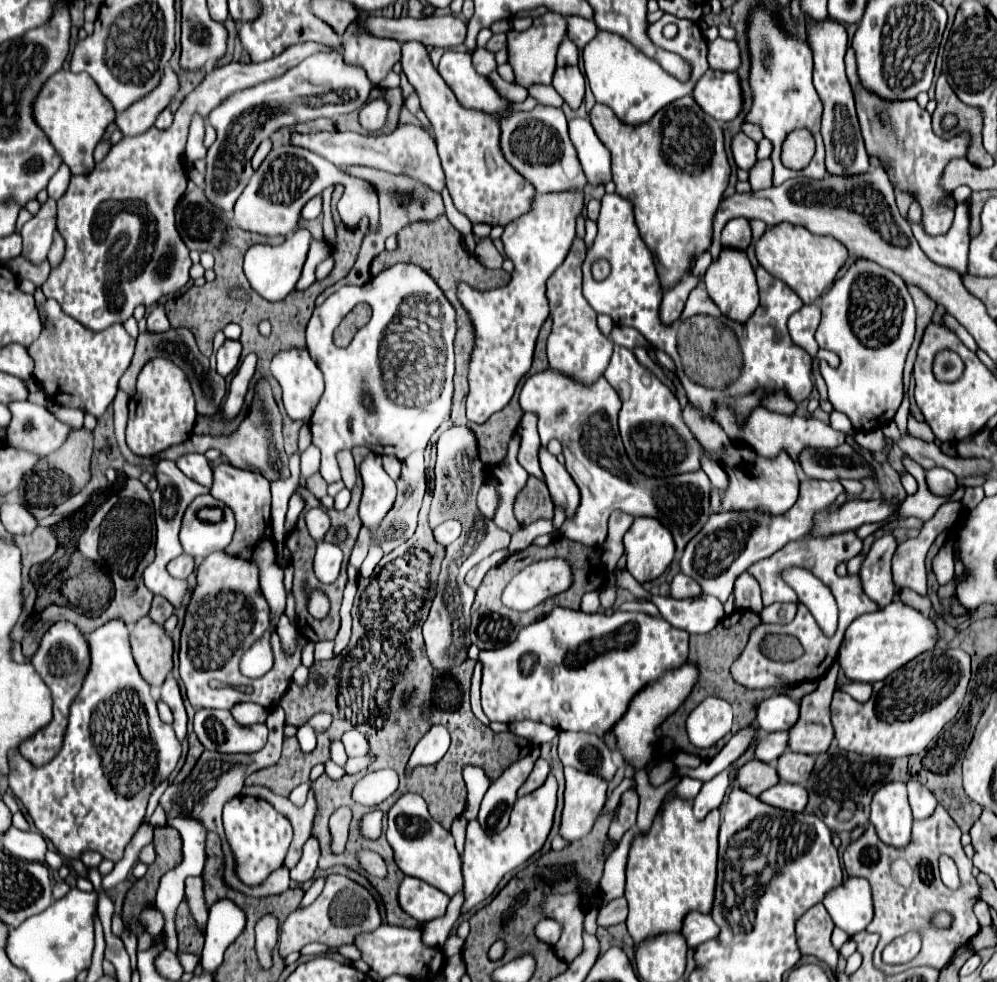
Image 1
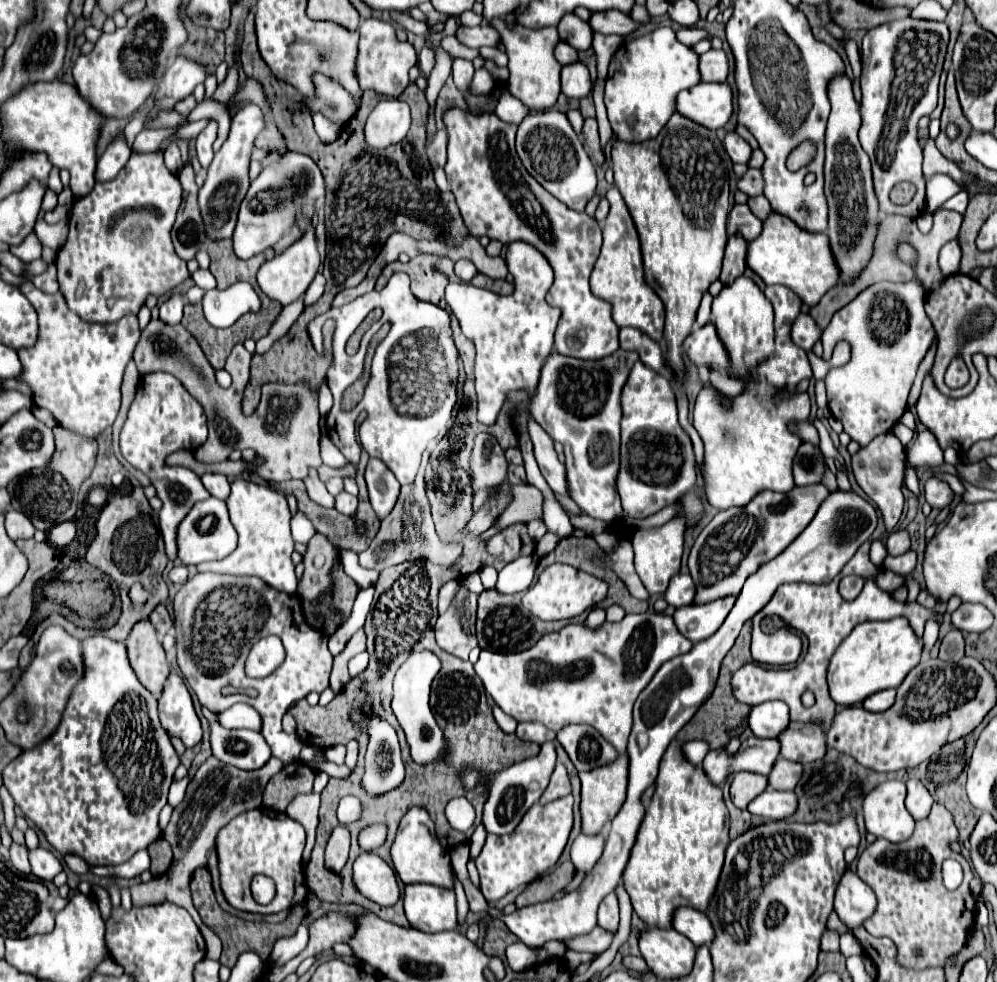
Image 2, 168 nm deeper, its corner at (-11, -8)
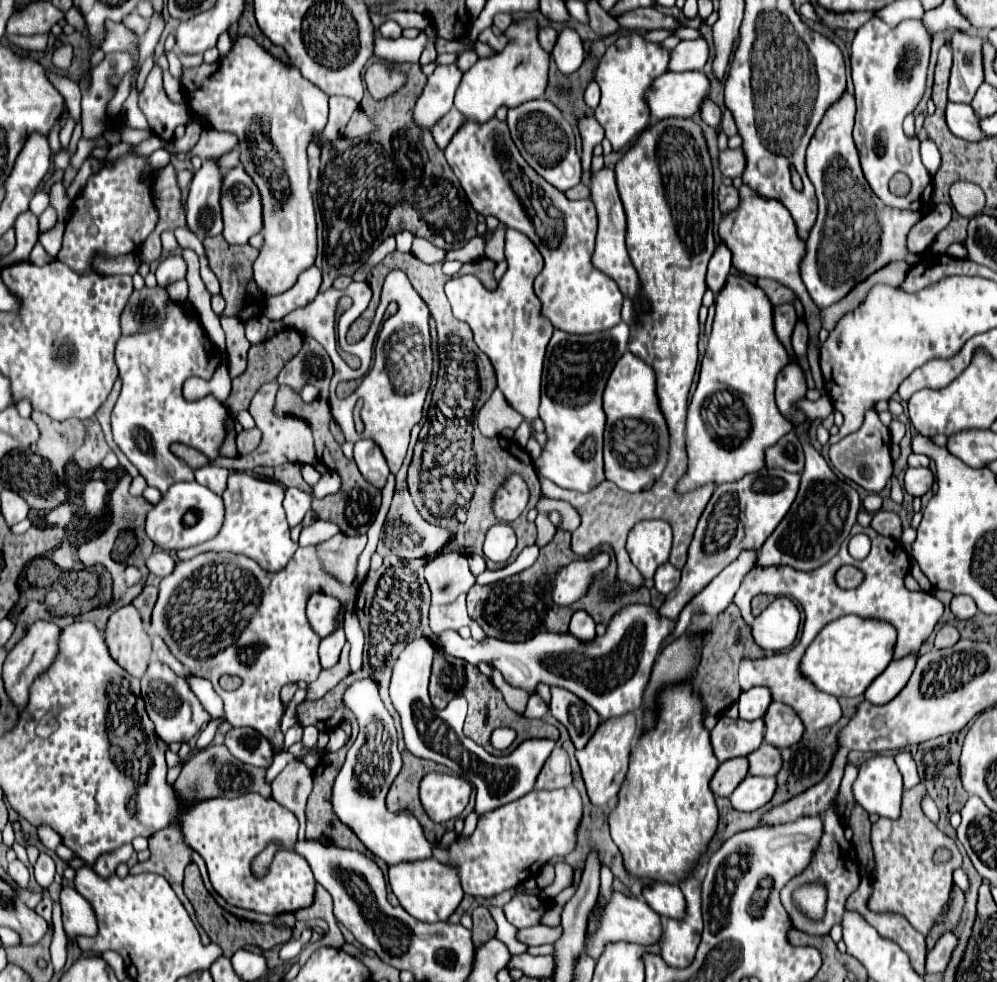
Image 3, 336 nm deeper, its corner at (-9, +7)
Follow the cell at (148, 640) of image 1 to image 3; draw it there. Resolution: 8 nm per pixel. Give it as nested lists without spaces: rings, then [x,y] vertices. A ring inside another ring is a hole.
[[[133,605],[117,609],[103,631],[109,655],[129,675],[143,677],[151,657],[151,639],[143,629],[139,611]]]

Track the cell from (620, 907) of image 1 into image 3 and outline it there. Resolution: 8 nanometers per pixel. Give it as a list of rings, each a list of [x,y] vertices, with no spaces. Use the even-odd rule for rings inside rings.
[[[535,925],[535,927],[527,927],[527,929],[519,929],[517,931],[517,941],[525,943],[525,945],[543,945],[543,943],[553,943],[555,937],[559,937],[559,929],[561,927],[545,927],[545,925]]]

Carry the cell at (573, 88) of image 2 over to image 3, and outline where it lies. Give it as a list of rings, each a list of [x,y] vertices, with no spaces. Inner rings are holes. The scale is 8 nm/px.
[[[563,25],[559,29],[559,37],[557,37],[557,43],[555,43],[551,55],[561,73],[571,75],[573,71],[577,71],[585,59],[585,49],[583,49],[583,43],[581,43],[577,31]]]

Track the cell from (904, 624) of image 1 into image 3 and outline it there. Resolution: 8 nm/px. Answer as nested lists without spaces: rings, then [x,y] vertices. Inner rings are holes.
[[[845,615],[827,623],[811,641],[799,663],[799,673],[821,693],[829,693],[833,697],[859,697],[891,663],[893,645],[895,629],[885,621],[867,621],[855,615]]]

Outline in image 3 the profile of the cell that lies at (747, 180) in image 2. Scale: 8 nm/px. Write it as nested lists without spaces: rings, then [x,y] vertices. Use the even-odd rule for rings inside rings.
[[[725,149],[719,151],[719,169],[723,173],[723,177],[741,177],[743,173],[743,151],[741,149]]]

